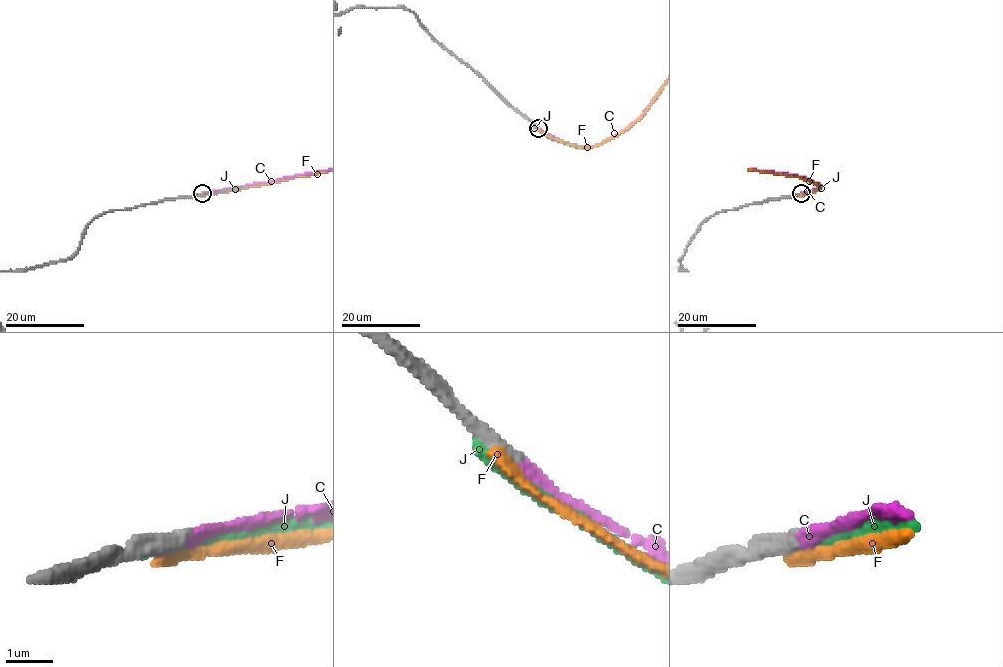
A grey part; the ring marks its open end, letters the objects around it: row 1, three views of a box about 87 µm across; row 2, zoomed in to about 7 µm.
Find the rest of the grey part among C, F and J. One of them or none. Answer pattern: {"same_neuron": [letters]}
{"same_neuron": ["C"]}

